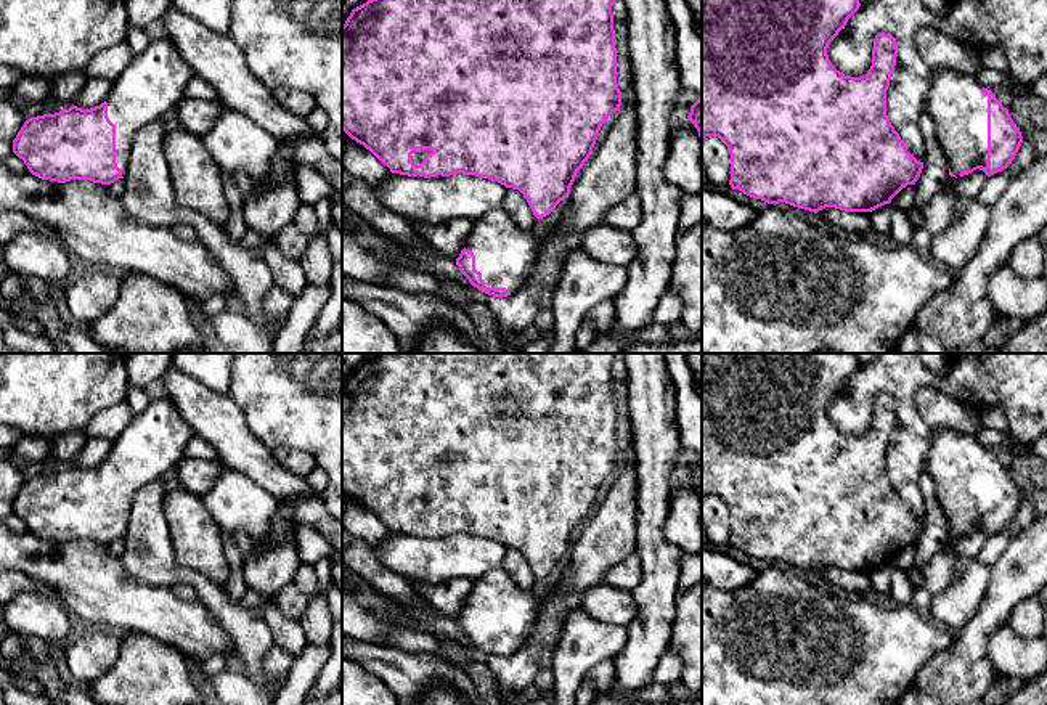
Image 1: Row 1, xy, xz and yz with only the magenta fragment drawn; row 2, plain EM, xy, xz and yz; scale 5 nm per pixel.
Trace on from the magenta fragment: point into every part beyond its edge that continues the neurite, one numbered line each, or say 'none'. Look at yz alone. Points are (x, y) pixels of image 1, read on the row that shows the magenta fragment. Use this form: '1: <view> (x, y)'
1: yz (959, 110)

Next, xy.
1: xy (154, 81)

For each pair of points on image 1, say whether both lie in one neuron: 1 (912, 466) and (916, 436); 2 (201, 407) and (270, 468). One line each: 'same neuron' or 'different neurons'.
1: same neuron
2: same neuron

